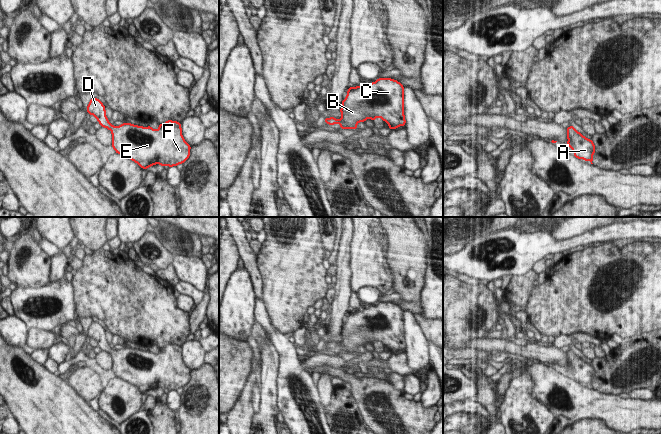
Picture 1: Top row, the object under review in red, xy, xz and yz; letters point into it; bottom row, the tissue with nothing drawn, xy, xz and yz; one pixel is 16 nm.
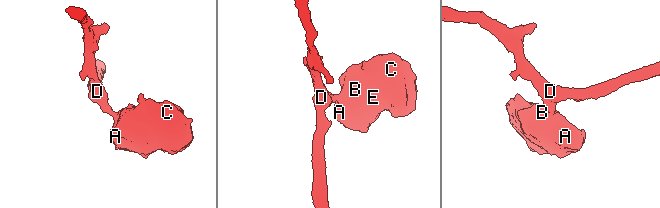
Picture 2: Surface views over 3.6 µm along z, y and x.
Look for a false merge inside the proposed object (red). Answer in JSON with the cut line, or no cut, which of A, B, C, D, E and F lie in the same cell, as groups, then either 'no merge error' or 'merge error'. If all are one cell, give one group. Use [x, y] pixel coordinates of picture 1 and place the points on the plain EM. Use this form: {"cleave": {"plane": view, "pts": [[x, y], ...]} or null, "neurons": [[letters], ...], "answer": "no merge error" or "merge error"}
{"cleave": null, "neurons": [["A", "B", "C", "D", "E", "F"]], "answer": "no merge error"}

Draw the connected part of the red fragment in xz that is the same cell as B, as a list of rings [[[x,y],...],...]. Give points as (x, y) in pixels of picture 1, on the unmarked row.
[[[378,302],[368,309],[350,311],[342,325],[341,343],[325,342],[329,349],[338,347],[341,353],[355,354],[359,346],[380,341],[390,353],[405,350],[404,311],[397,304]]]

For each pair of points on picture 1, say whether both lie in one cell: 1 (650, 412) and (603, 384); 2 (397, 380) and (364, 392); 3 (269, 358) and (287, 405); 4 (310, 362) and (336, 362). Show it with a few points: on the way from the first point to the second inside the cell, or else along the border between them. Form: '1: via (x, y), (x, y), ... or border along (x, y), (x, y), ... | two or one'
1: border along (593, 387), (602, 393), (606, 393) | two
2: border along (386, 381), (399, 390) | two
3: border along (279, 355), (277, 402) | two
4: via (316, 361), (330, 361) | one

